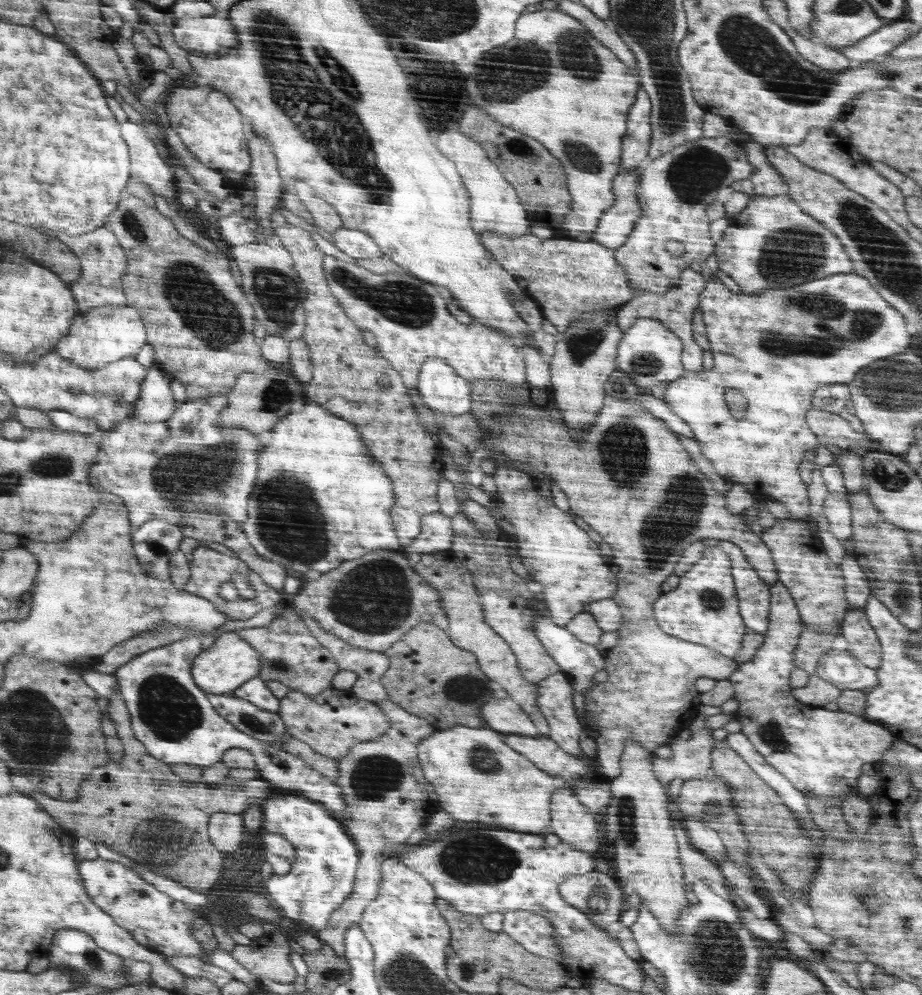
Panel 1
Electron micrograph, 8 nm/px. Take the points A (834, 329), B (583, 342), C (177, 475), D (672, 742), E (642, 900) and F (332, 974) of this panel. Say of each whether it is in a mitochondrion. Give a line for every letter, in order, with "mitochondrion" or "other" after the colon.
A: mitochondrion
B: mitochondrion
C: mitochondrion
D: other
E: other
F: mitochondrion

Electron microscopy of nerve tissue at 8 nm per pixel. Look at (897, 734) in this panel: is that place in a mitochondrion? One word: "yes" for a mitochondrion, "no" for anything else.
no

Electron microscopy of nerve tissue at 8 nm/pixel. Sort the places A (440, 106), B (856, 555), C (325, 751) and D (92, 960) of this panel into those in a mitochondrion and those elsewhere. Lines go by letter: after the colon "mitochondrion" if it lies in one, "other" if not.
A: mitochondrion
B: other
C: other
D: mitochondrion

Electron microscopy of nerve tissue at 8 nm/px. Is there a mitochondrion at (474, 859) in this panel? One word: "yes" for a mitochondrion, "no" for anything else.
yes

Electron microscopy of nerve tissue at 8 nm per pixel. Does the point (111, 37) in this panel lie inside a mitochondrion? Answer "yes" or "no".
no

